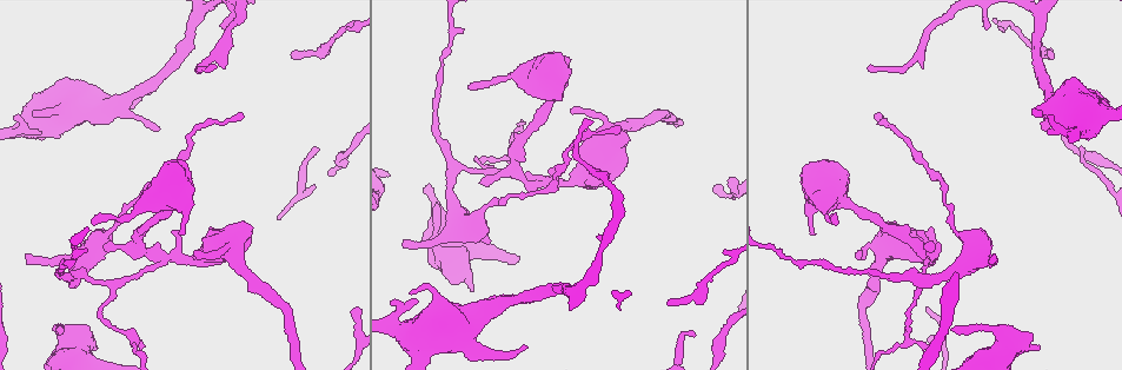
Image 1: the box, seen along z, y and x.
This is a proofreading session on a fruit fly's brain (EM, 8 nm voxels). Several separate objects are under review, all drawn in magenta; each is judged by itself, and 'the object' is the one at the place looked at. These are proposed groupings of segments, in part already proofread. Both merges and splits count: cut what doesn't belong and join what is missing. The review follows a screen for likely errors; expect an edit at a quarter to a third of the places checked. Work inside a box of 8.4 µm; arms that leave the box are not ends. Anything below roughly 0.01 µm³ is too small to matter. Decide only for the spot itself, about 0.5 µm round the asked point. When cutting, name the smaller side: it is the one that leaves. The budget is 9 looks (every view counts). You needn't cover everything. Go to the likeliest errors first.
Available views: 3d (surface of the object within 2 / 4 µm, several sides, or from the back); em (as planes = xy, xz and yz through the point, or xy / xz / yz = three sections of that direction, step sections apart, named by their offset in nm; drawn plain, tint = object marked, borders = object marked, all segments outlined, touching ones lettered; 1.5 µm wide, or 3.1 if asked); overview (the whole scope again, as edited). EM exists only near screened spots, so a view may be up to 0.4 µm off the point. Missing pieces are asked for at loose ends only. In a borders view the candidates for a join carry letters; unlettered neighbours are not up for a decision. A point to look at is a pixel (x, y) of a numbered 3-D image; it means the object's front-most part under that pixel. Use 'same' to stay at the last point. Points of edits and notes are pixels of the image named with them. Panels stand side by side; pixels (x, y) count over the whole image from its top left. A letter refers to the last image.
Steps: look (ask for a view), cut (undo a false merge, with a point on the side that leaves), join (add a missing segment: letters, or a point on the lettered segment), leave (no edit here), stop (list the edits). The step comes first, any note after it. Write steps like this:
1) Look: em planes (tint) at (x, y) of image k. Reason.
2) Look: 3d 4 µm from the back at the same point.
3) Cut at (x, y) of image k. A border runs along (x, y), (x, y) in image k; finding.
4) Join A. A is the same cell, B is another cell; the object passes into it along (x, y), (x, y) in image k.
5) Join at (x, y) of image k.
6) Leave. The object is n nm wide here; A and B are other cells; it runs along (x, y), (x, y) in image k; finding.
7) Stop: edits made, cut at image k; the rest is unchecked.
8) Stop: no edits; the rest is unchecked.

Look: 3d 4 µm at (1039, 348) of image 1. Thick end.

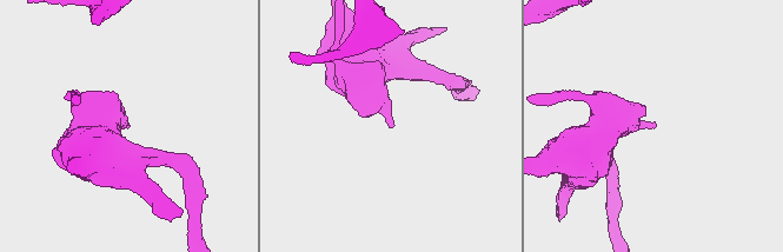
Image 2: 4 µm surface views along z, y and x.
Look: em planes (borders) at (390, 126) of image 2.

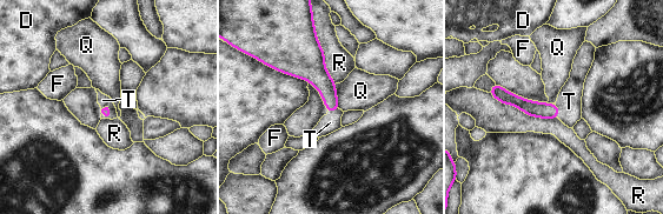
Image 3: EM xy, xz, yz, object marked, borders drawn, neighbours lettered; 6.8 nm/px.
Join T. The longest contact is with R, 500 nm; T is the same cell, D, F, Q and R are other cells; the object passes into it along (537, 109), (558, 111), (569, 101) in image 3; the neuron continues.

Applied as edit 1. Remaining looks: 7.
Look: overview. See it whole again.

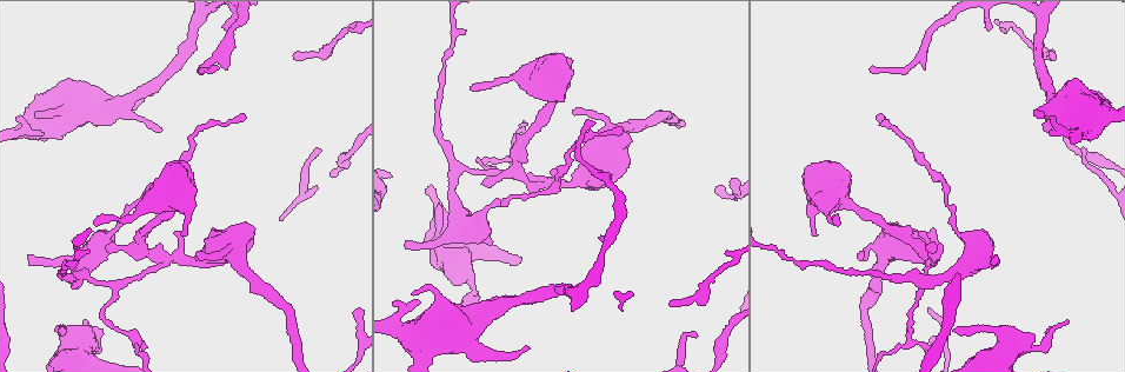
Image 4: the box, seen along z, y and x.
Look: em planes (tint) at (598, 237) of image 4. An open end.

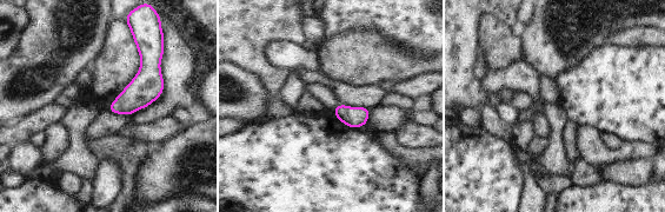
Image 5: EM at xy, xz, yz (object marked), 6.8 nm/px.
Look: em planes (borders) at the same point.

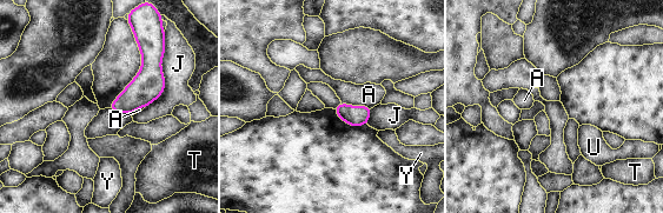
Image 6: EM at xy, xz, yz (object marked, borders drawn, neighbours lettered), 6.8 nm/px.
Leave. The longest contact is with J, 420 nm; A, J, T, U and Y are other cells; a border runs along (342, 101), (349, 105), (372, 107) in image 6; no lettered segment goes on from it.

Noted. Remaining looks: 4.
Look: em xz step 4 (borders) at (27, 258) of image 4. An open end.

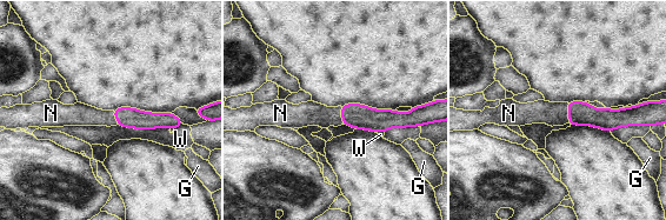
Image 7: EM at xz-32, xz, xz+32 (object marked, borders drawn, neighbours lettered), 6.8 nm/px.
Look: em planes (borders) at the same point.

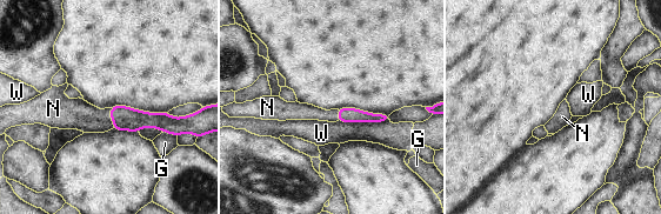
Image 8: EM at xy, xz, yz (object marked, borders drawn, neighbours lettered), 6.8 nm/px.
Join N. The longest contact is with W, 360 nm; N is the same cell, G and W are other cells; the object passes into it along (124, 118), (111, 116), (78, 114) in image 8; it goes on there.

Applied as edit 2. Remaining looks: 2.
Stop: edits made, join at image 3, join at image 8; the rest is unchecked.

